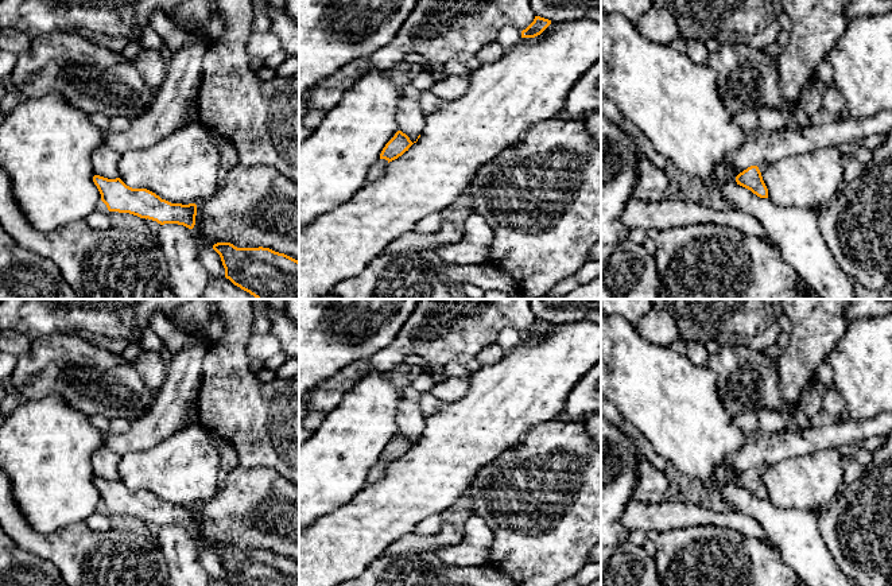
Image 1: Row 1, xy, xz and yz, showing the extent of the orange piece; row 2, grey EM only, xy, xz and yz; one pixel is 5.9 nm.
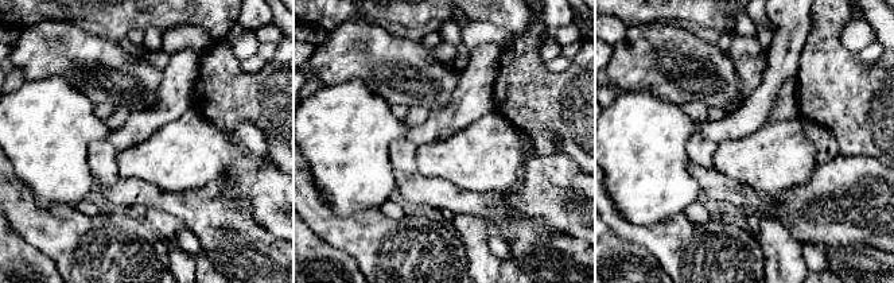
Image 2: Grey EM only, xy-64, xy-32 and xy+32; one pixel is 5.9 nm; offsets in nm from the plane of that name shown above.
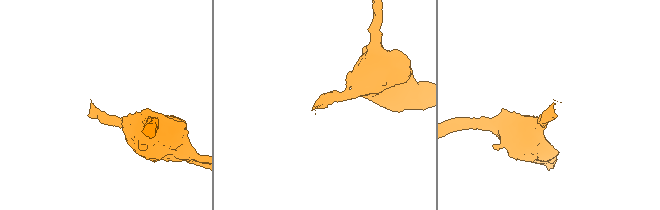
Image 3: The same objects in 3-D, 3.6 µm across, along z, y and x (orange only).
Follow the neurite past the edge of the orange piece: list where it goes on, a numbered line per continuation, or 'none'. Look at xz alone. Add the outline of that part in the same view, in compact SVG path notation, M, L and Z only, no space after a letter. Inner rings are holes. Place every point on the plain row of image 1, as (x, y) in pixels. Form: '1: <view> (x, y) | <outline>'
1: xz (380, 468) | M379 461L375 467L368 473L367 482L372 484L379 481L384 473L387 471L388 462L385 461Z

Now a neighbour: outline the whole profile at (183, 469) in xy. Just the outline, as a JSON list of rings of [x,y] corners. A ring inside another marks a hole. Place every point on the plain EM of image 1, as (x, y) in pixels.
[[[199,422],[175,432],[155,447],[120,457],[119,480],[132,490],[147,490],[171,505],[189,507],[210,500],[222,480],[221,455],[213,434]]]

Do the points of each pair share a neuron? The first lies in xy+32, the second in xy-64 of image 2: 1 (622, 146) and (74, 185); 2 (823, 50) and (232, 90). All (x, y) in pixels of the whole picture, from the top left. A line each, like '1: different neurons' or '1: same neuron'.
1: same neuron
2: same neuron

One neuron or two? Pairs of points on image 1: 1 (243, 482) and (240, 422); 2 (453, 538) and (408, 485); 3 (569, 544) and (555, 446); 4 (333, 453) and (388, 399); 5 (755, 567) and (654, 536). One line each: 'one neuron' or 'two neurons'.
1: two neurons
2: two neurons
3: one neuron
4: one neuron
5: one neuron

